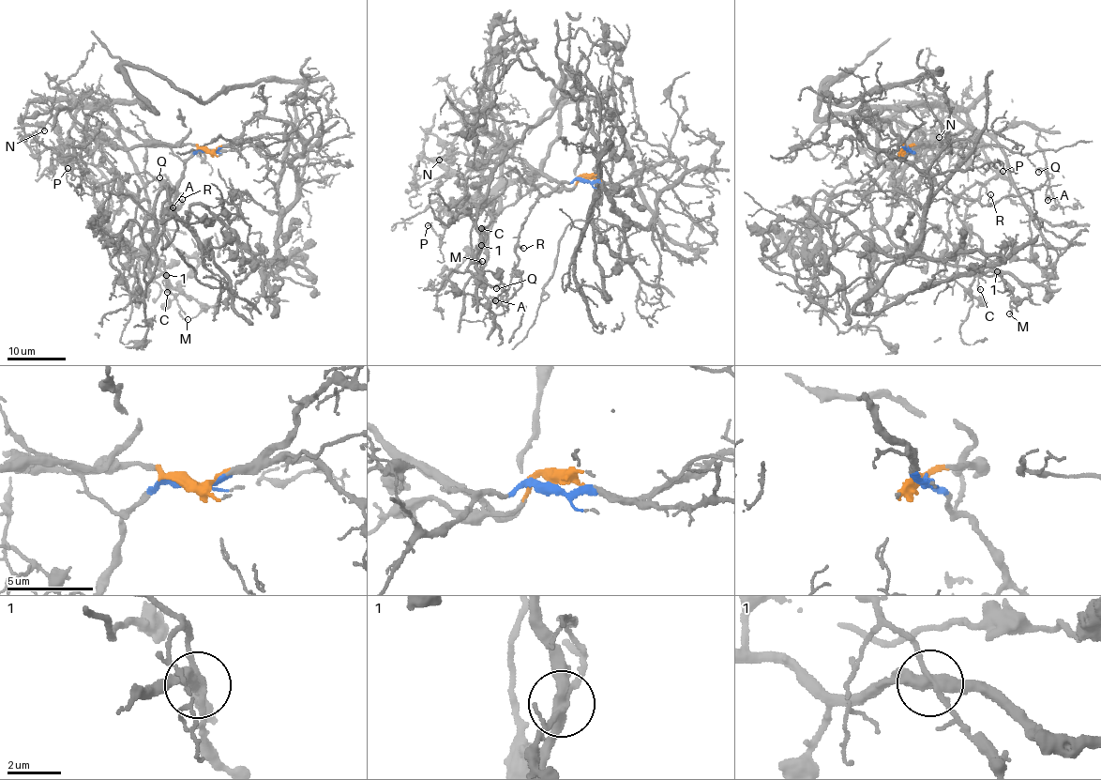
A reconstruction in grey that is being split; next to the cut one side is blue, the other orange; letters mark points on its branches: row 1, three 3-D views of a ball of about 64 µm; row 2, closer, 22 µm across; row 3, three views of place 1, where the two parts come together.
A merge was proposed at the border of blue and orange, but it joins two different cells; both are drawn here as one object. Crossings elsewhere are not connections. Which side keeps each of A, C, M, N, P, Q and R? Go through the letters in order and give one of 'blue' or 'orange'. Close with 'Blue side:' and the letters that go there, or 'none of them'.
A: blue
C: orange
M: orange
N: orange
P: orange
Q: blue
R: blue
Blue side: A, Q, R

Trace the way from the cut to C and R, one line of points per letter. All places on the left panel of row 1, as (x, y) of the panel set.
C: (205, 150), (153, 145), (98, 109), (69, 132), (72, 160), (144, 213), (167, 293)
R: (205, 150), (196, 150), (186, 160), (176, 193), (177, 209), (183, 199)

